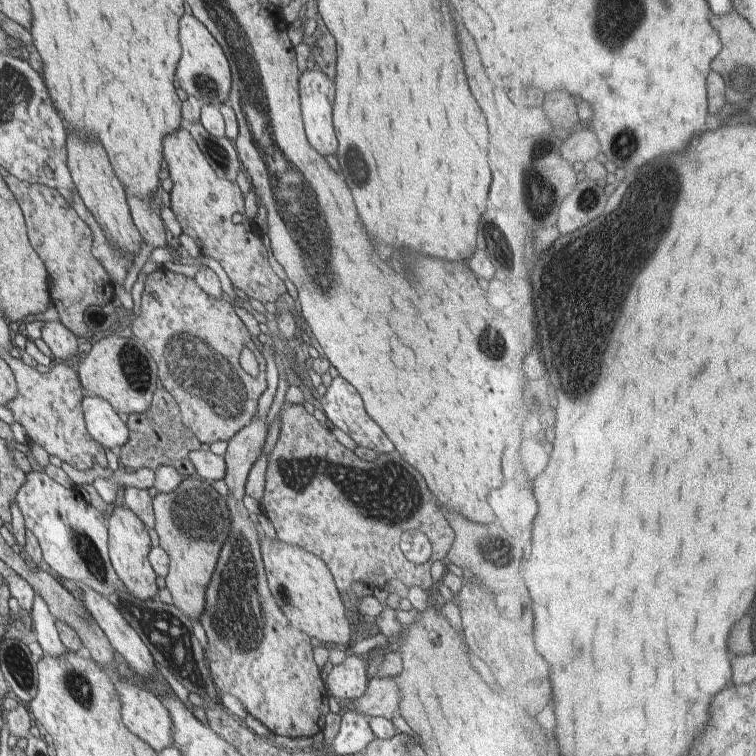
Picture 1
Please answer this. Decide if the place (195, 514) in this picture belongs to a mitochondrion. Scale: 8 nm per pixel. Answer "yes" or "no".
yes

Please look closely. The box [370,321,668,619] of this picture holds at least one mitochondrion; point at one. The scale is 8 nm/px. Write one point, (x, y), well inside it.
(497, 347)

